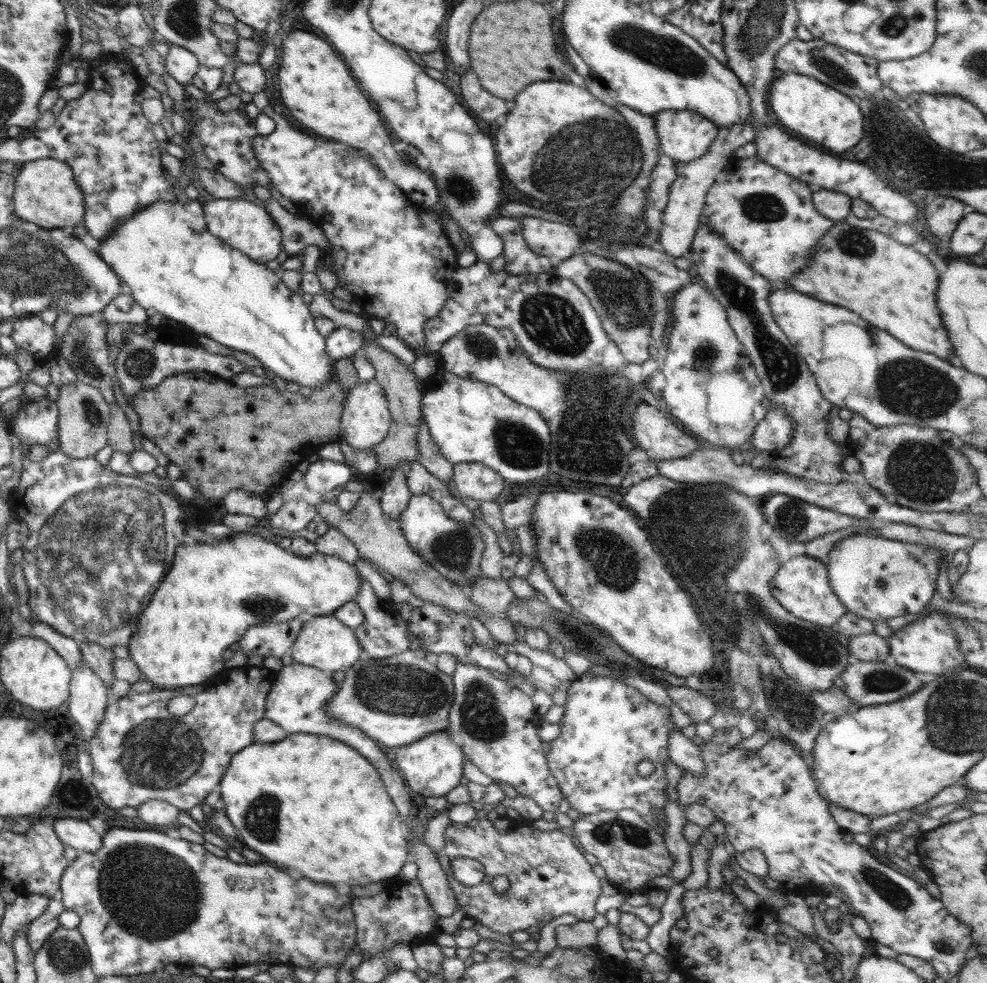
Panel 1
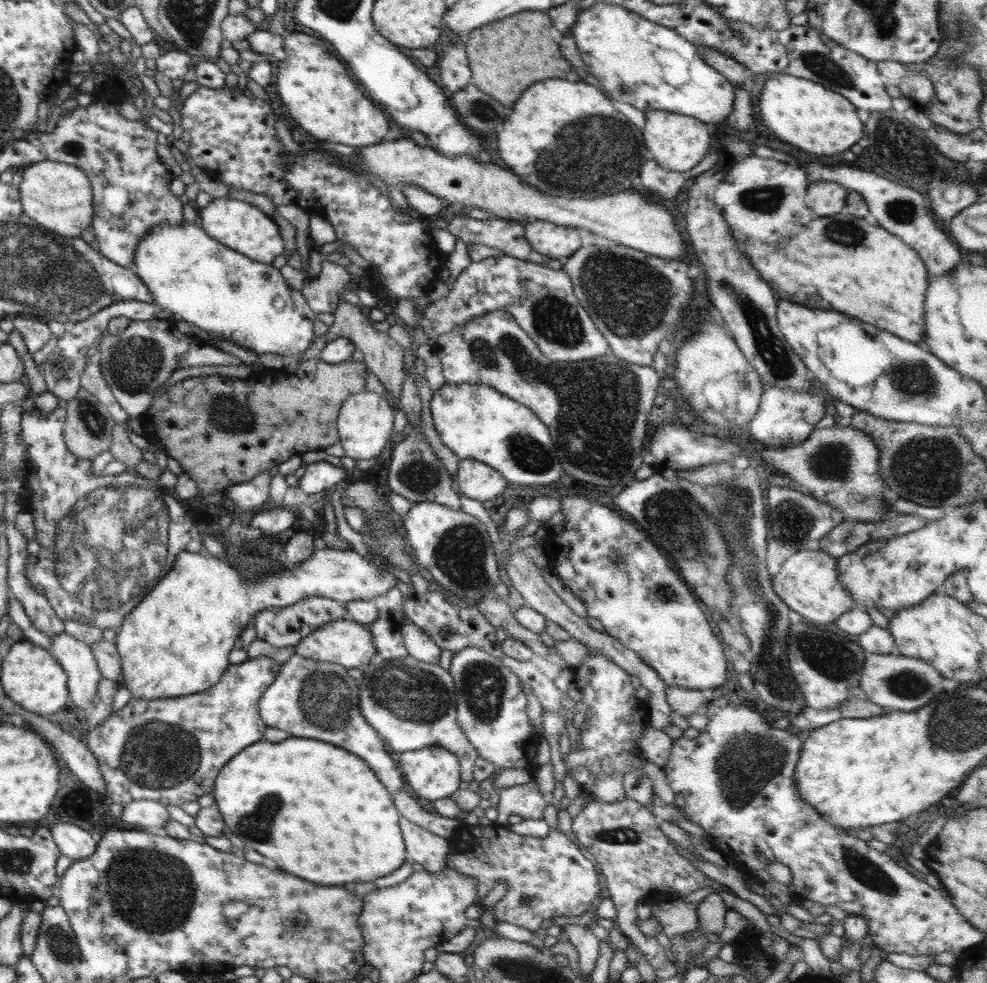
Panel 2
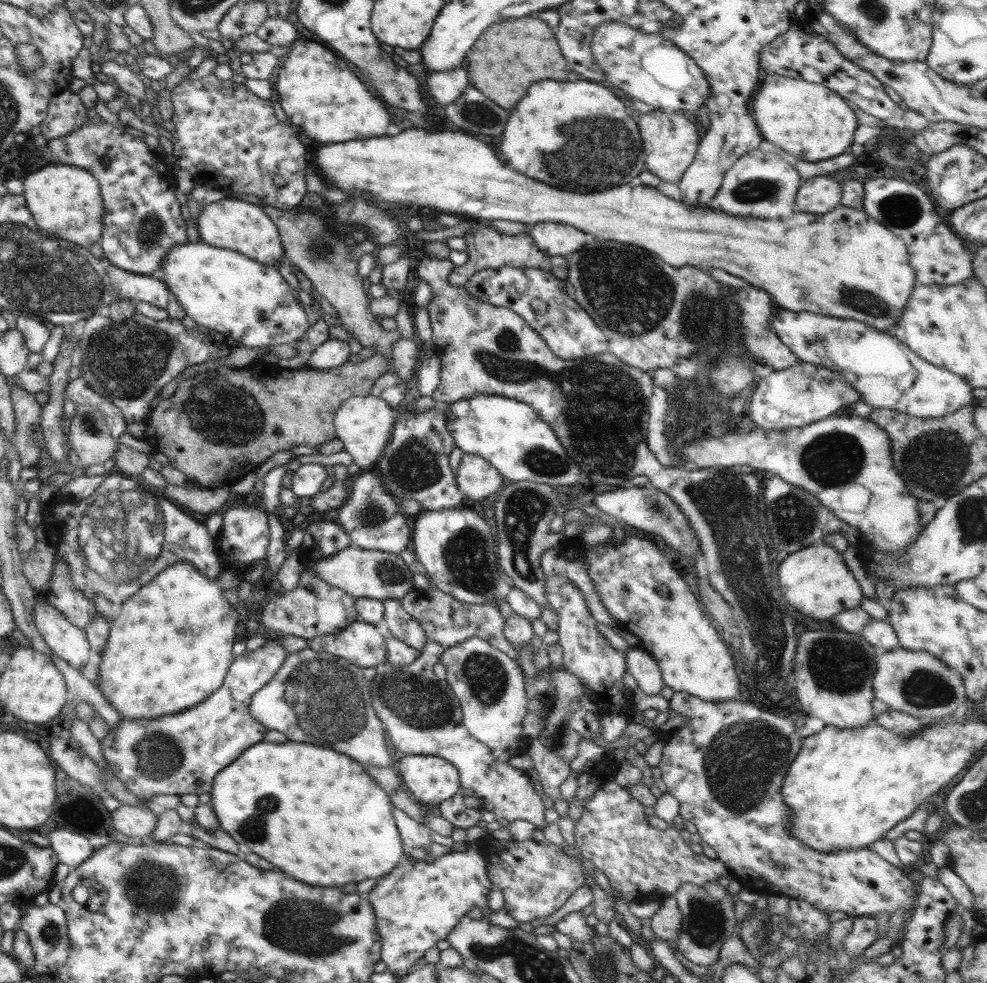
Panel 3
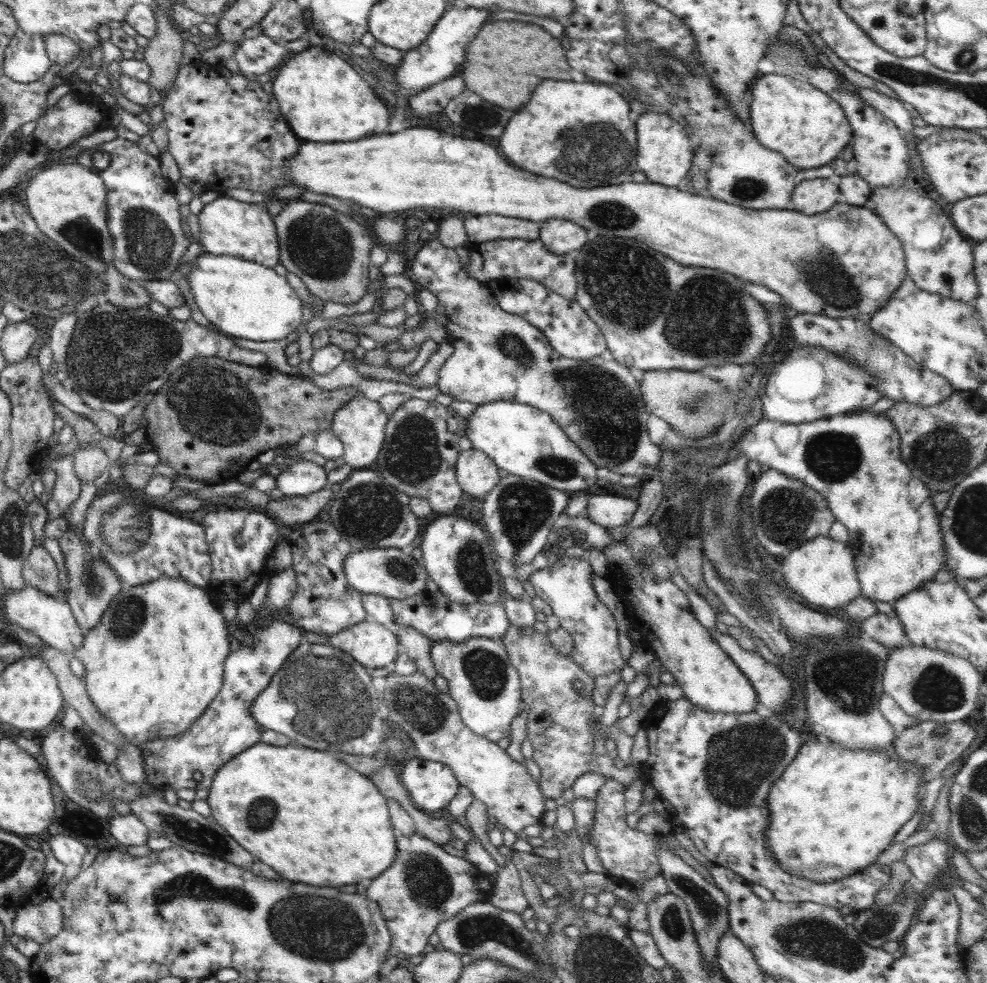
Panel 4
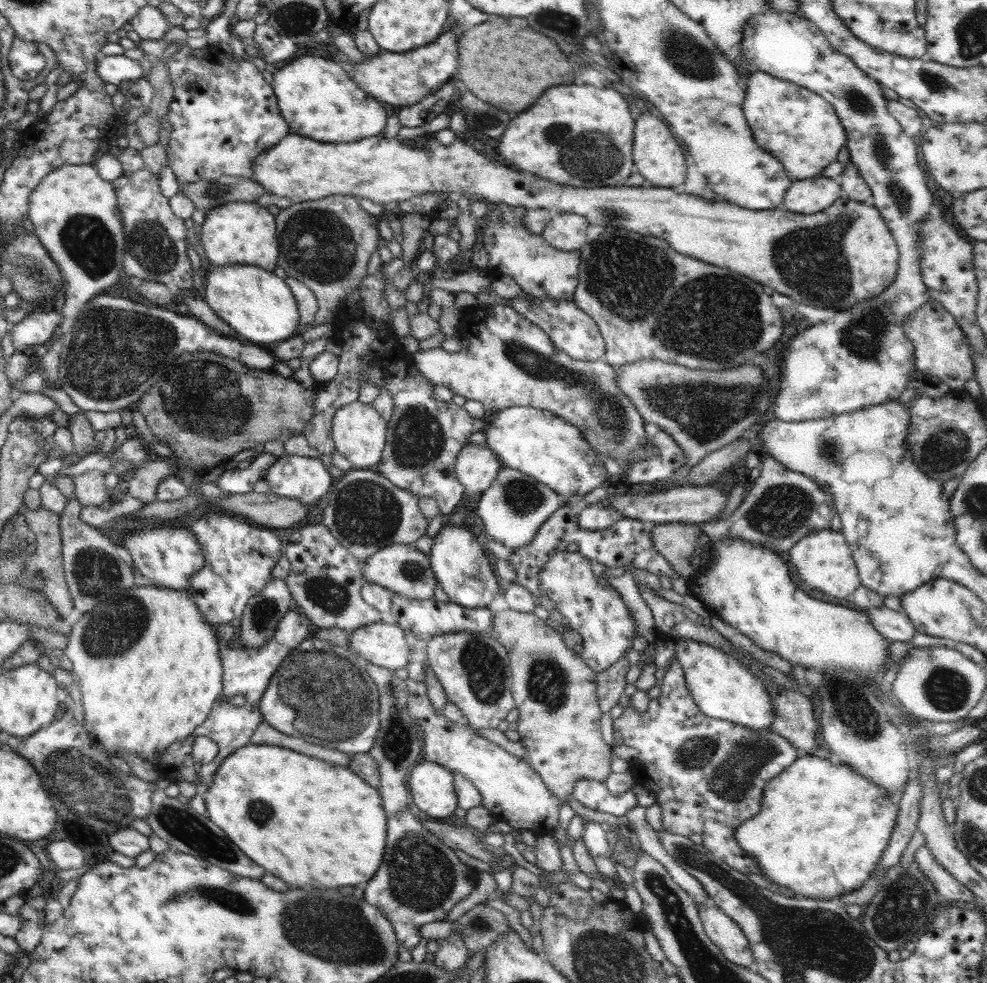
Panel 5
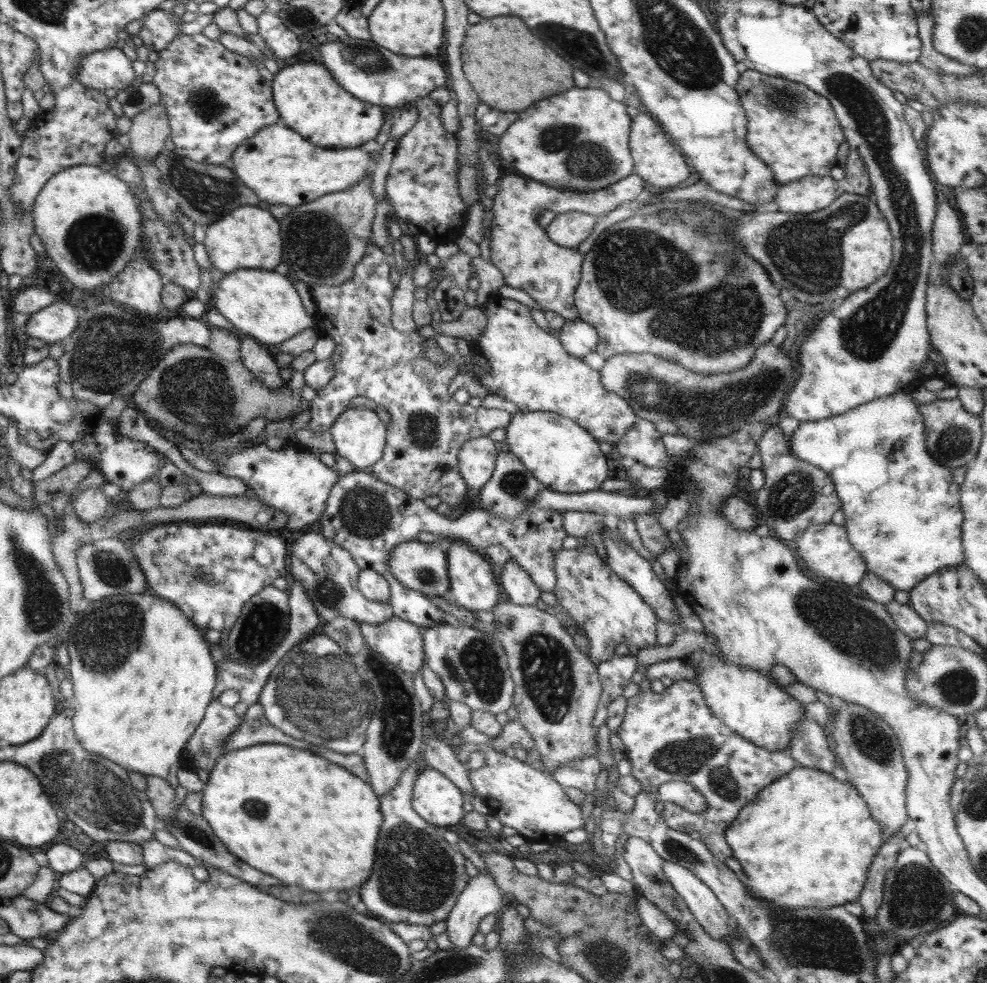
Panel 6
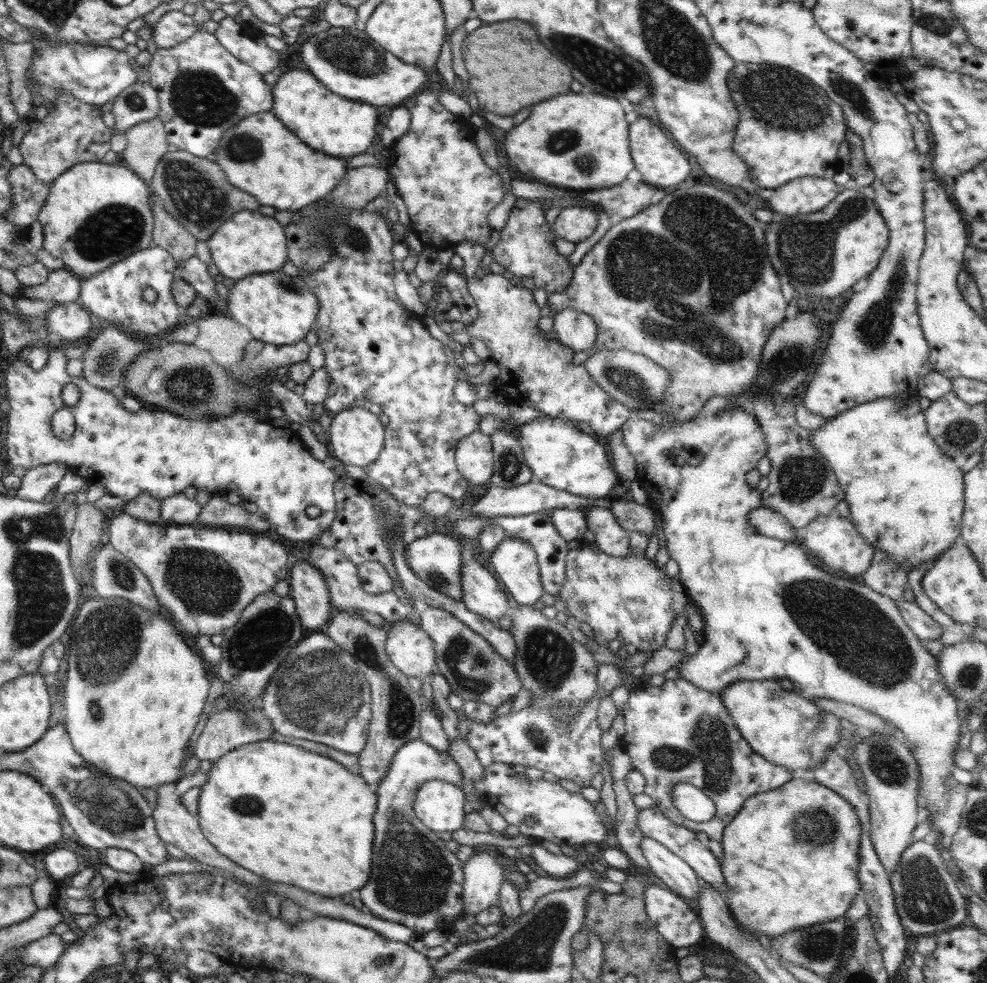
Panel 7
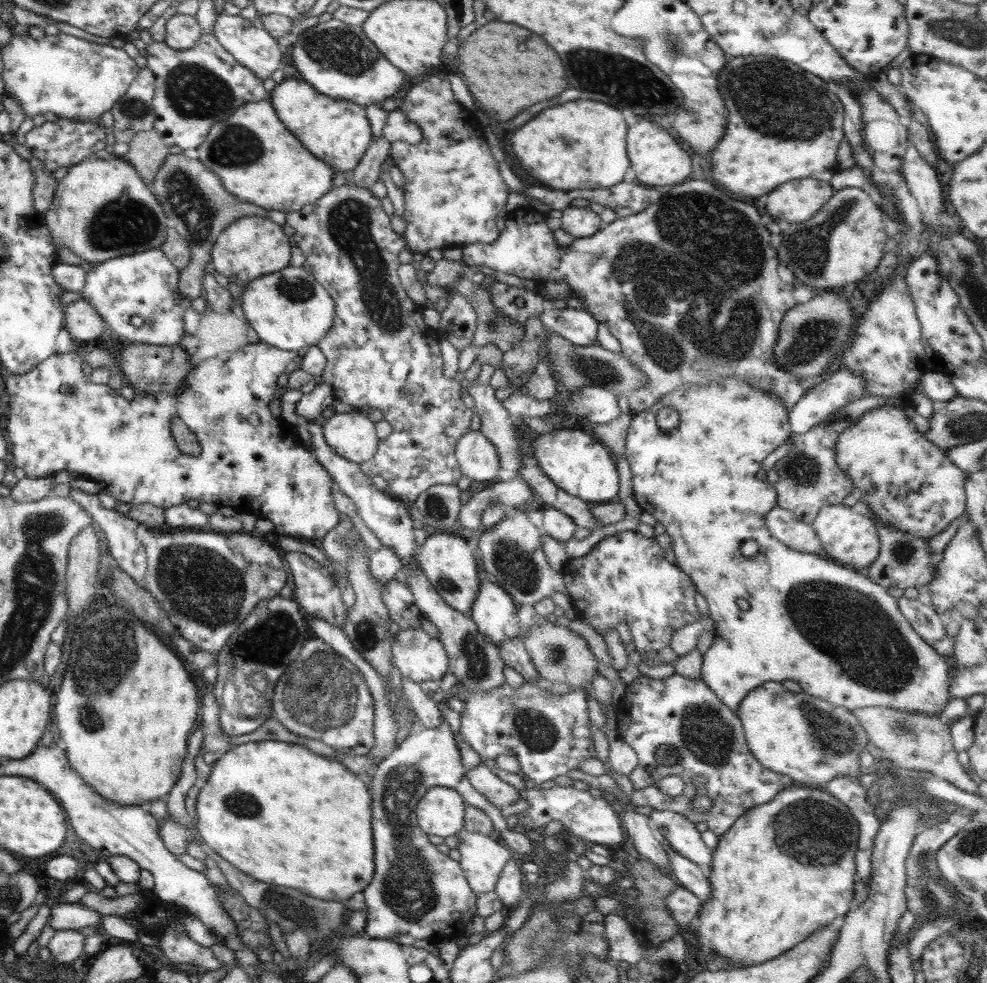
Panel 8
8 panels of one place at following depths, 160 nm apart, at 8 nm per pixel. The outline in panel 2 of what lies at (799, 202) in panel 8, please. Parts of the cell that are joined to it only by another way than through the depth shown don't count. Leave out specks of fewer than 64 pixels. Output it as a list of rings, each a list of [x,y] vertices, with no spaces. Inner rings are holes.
[[[816,182],[808,185],[807,192],[806,206],[820,217],[843,212],[849,191],[836,182]]]

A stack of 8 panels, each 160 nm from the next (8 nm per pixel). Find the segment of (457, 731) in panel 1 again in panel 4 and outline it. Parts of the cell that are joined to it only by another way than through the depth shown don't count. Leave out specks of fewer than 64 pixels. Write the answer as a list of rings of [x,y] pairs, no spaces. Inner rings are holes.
[[[472,637],[462,642],[434,641],[431,657],[437,674],[446,679],[464,724],[478,736],[498,742],[510,735],[510,724],[521,707],[521,682],[501,640]]]

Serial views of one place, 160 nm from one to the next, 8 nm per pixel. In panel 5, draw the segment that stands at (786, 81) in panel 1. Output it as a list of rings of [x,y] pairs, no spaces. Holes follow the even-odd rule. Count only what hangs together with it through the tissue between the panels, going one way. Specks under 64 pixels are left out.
[[[762,71],[745,77],[745,84],[742,110],[756,144],[778,158],[790,178],[820,176],[830,162],[837,160],[847,136],[836,111],[825,98]]]

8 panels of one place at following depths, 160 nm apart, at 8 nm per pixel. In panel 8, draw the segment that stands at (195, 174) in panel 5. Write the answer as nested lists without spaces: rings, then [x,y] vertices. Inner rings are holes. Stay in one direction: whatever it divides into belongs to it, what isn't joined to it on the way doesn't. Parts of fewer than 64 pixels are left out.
[[[202,35],[199,42],[186,50],[176,50],[164,42],[153,42],[145,48],[148,53],[147,67],[154,73],[154,98],[152,109],[155,121],[153,127],[158,131],[166,146],[178,146],[182,150],[198,148],[208,136],[210,127],[230,118],[240,106],[269,98],[263,80],[252,70],[242,66],[214,36]]]

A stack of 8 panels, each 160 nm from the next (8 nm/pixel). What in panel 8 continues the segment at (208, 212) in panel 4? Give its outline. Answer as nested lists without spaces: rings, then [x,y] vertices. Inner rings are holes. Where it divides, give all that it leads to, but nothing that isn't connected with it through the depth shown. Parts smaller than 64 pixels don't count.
[[[267,216],[238,218],[218,236],[211,250],[211,271],[220,272],[229,282],[246,287],[255,278],[286,268],[291,258],[291,247],[289,238],[282,232],[282,225]]]

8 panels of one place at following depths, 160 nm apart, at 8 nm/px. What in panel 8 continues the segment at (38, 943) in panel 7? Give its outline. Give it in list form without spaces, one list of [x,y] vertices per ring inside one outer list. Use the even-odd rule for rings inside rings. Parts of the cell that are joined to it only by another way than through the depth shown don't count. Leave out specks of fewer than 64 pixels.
[[[63,929],[56,931],[47,946],[51,959],[70,964],[73,960],[81,960],[85,955],[85,939],[86,937],[80,933],[80,930]]]

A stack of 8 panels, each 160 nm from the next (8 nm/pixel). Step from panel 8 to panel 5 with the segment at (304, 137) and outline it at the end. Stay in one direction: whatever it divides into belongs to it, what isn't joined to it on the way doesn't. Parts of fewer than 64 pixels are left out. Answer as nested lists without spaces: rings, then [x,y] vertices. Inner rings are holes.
[[[306,54],[292,60],[273,73],[271,83],[277,106],[288,123],[292,133],[308,136],[323,143],[354,142],[360,138],[375,137],[382,134],[386,126],[386,110],[380,101],[368,98],[360,86],[348,75],[342,65],[321,56]]]

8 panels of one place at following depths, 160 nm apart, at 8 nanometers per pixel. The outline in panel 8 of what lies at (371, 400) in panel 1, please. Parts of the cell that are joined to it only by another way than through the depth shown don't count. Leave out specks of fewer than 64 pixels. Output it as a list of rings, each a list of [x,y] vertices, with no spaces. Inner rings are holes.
[[[359,410],[339,411],[321,421],[322,436],[335,454],[362,465],[374,457],[380,442],[374,423]]]

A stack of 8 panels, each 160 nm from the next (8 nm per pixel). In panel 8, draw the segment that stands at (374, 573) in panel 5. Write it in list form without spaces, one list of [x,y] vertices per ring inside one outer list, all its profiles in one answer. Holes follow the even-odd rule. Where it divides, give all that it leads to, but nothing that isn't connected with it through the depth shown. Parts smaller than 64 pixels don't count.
[[[454,531],[437,532],[426,537],[424,544],[417,547],[415,559],[428,577],[432,588],[452,608],[471,618],[471,608],[480,588],[477,563],[466,540]]]

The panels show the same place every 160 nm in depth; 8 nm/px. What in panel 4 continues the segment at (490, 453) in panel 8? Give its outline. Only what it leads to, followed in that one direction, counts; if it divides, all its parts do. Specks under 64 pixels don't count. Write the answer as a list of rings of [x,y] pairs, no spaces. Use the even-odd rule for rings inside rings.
[[[464,450],[456,462],[457,483],[465,495],[486,496],[502,478],[502,472],[484,452]]]

